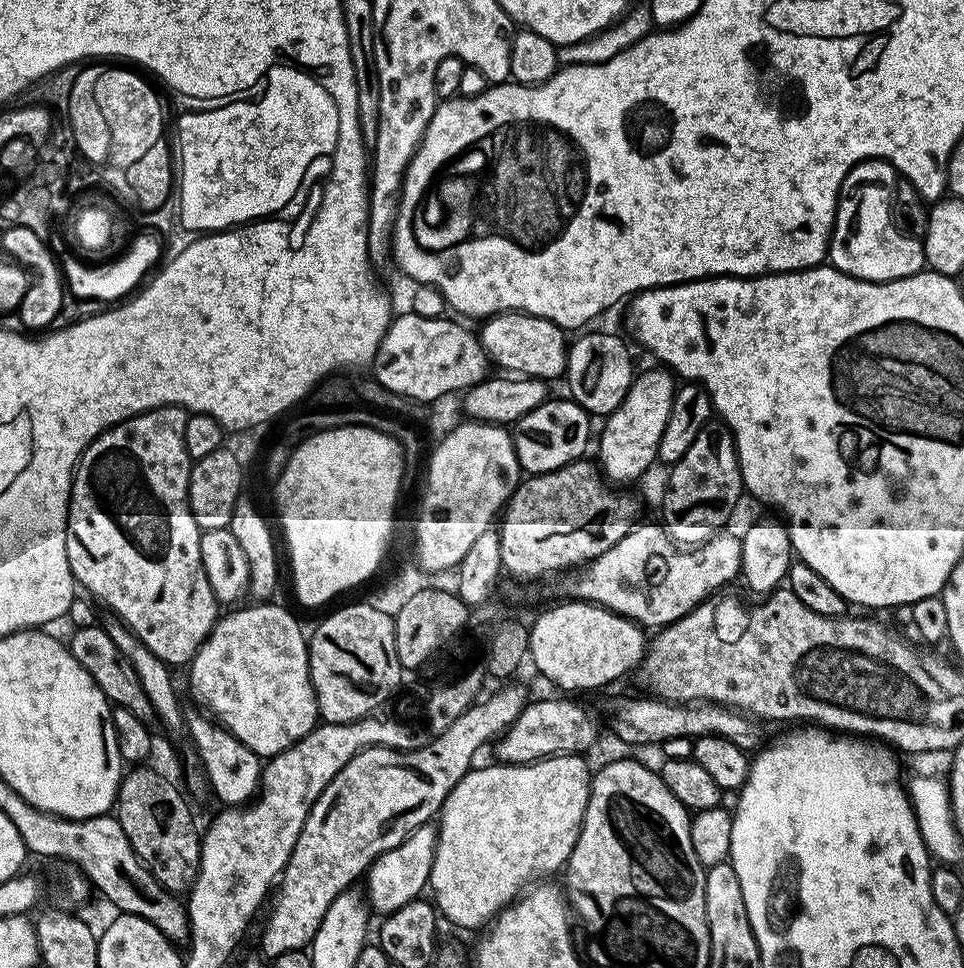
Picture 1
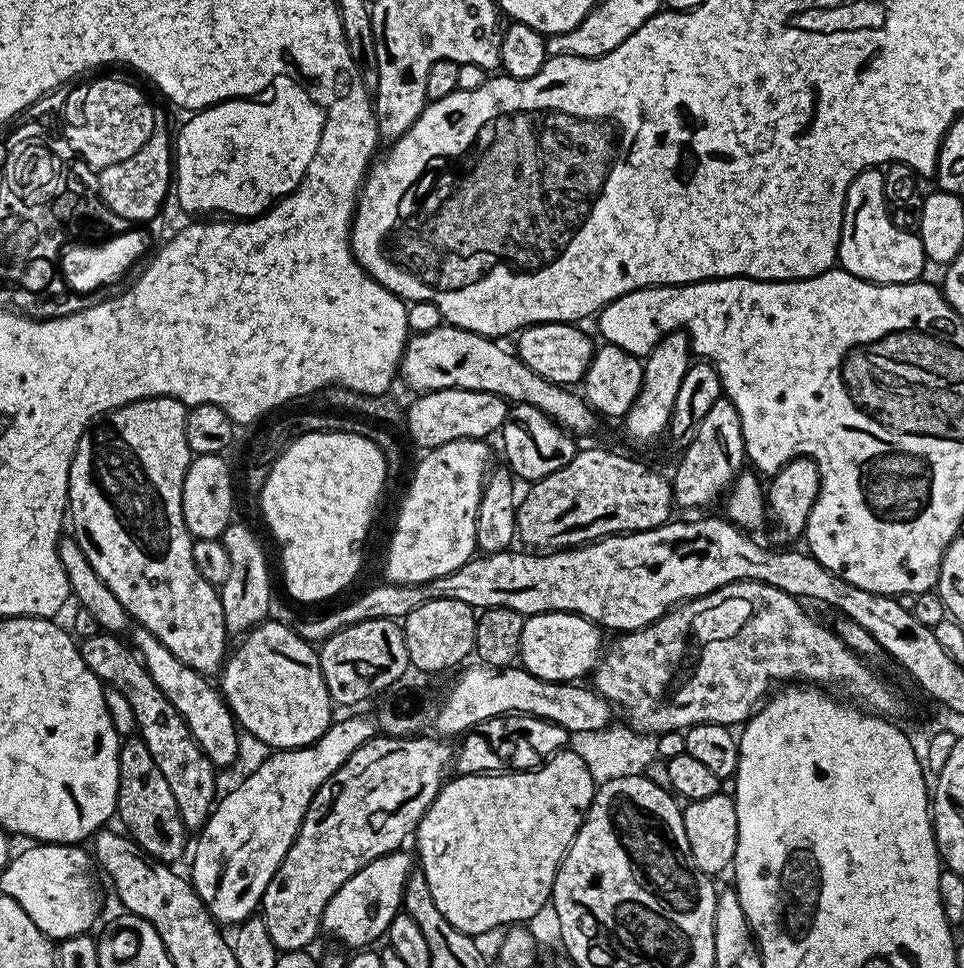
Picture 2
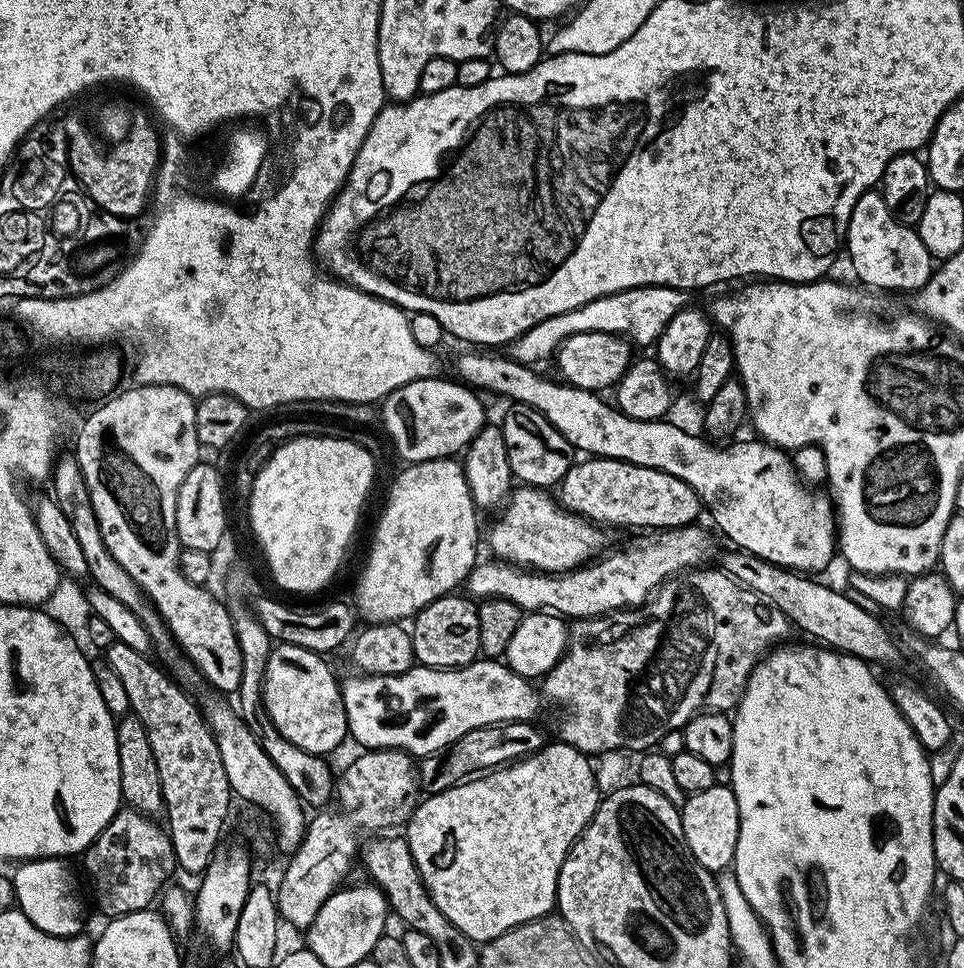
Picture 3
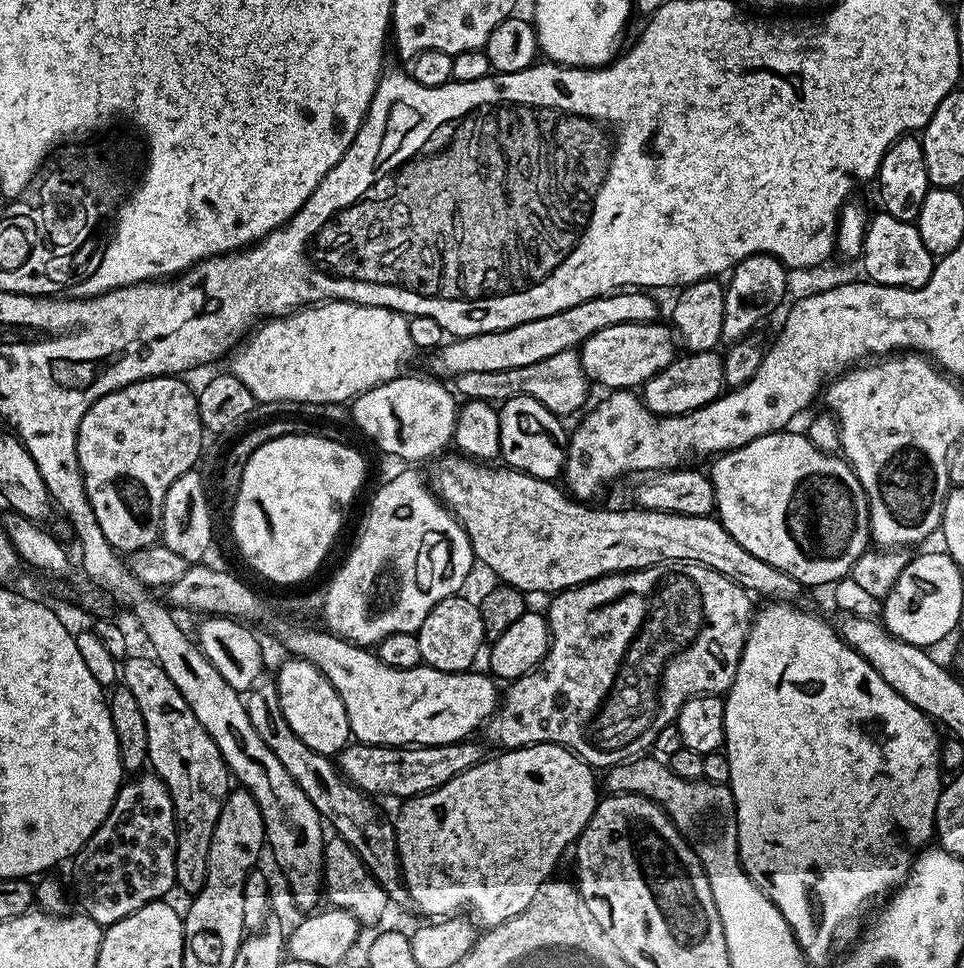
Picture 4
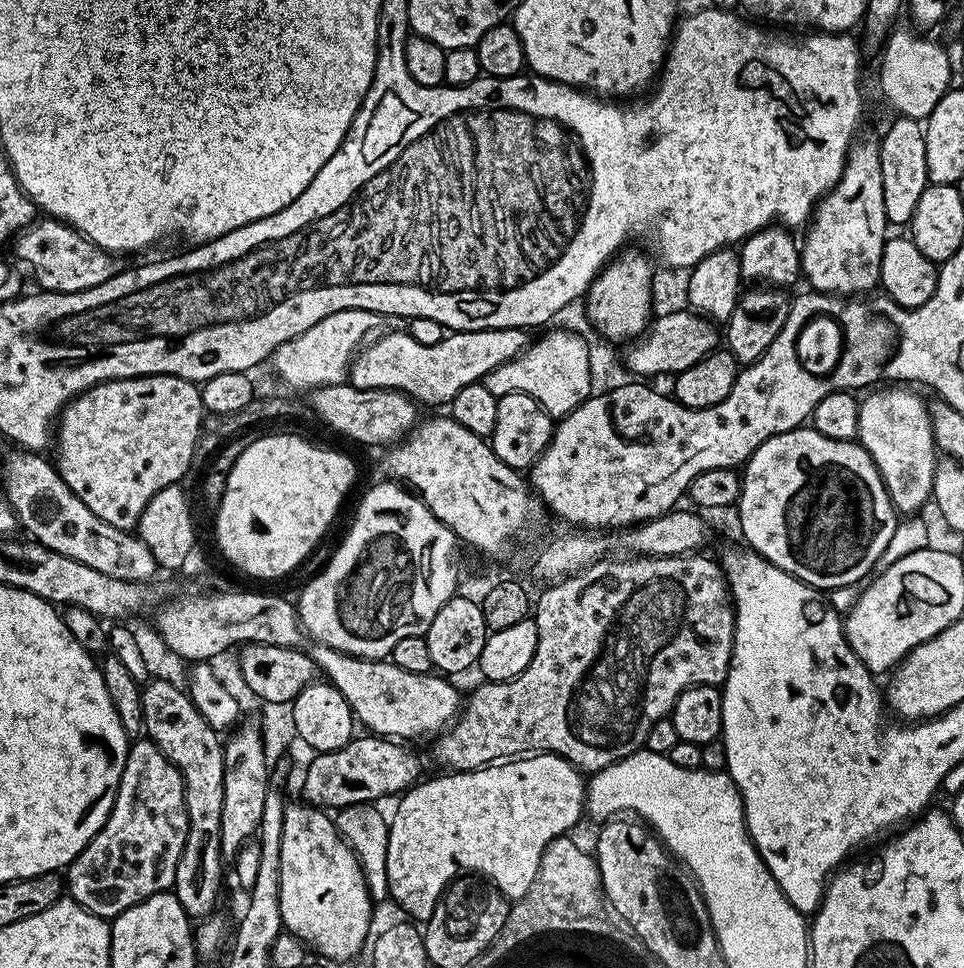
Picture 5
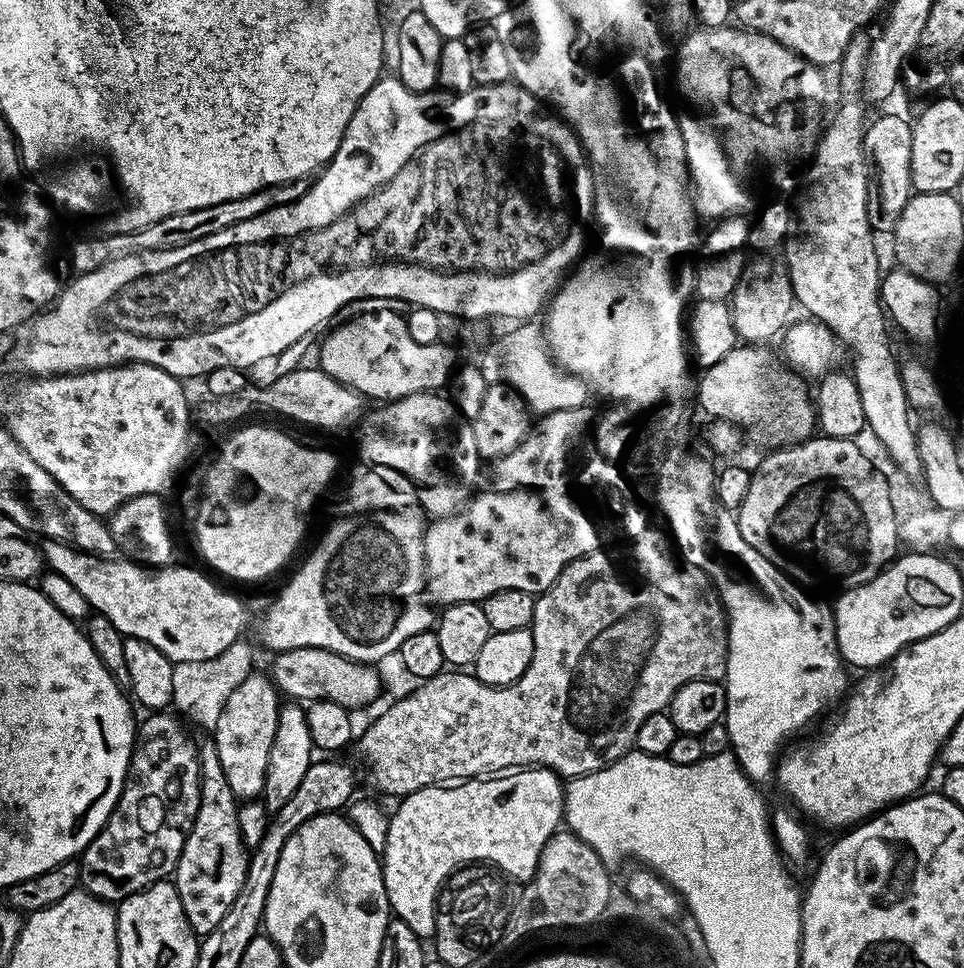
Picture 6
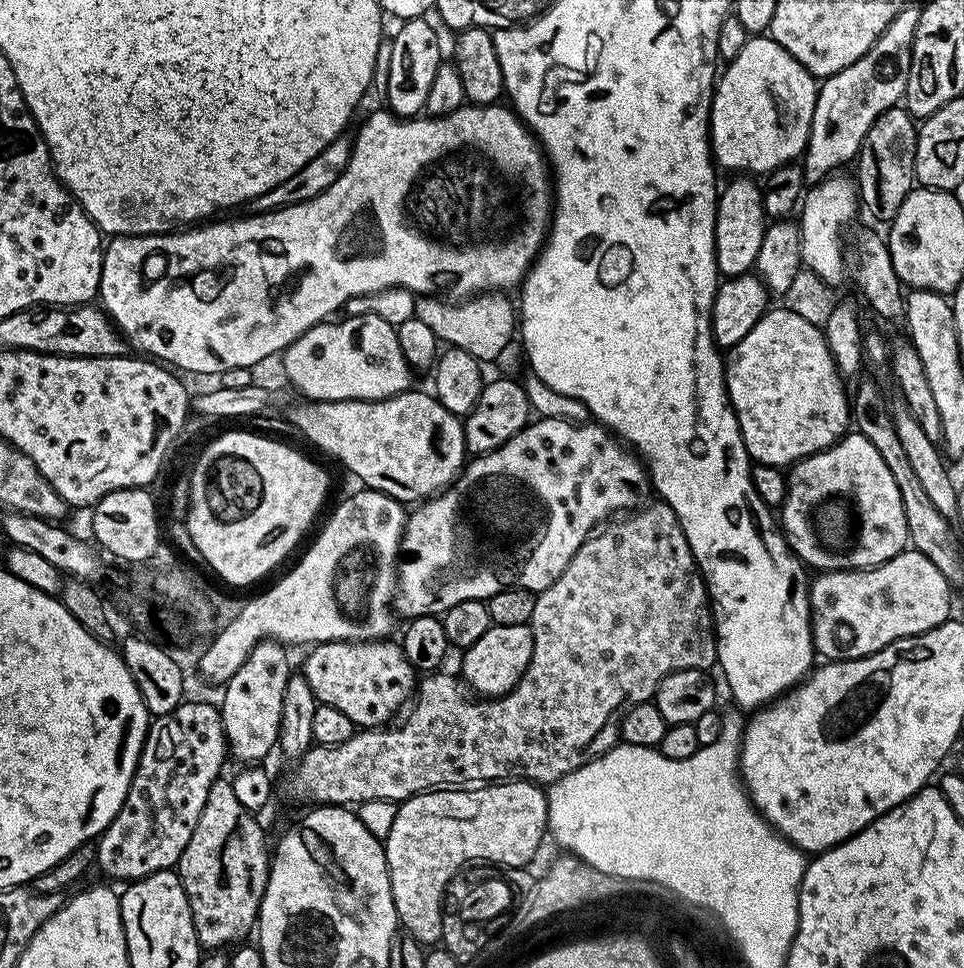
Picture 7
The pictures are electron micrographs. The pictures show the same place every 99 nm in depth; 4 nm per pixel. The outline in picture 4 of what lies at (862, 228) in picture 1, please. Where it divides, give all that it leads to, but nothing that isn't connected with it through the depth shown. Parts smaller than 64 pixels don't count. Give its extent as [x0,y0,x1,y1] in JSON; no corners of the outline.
[863,211,934,288]

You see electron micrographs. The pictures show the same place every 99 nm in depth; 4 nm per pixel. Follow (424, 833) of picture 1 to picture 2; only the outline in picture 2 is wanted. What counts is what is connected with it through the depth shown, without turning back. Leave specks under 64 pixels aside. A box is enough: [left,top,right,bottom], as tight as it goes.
[323,850,414,950]

